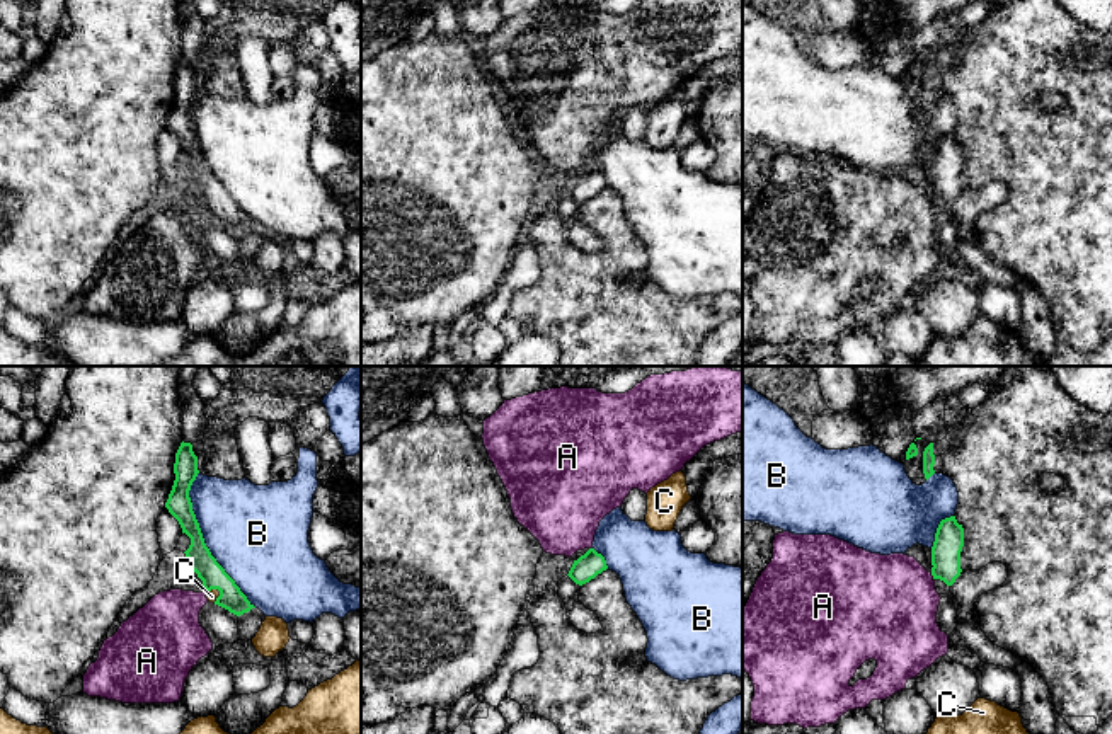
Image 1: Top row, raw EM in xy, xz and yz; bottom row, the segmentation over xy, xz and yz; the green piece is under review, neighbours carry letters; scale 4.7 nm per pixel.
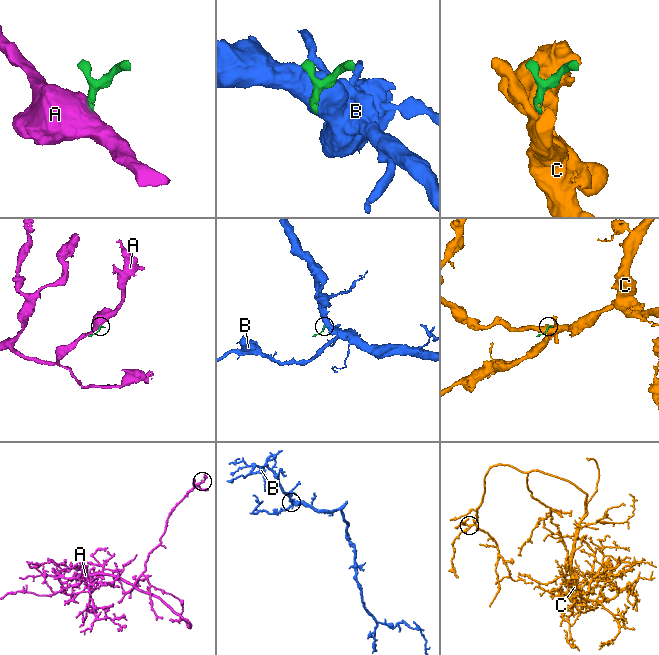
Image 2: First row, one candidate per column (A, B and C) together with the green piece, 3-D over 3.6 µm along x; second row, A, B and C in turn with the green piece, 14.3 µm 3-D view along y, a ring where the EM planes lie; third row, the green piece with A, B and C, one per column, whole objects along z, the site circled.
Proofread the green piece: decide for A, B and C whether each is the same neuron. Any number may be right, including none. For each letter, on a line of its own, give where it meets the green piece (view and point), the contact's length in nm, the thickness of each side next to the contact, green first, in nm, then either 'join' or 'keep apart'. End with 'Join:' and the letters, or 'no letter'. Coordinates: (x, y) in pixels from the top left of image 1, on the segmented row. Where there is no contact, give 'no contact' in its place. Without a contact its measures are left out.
A: yz (932, 574) | 40 nm | 140/460 nm | keep apart
B: xy (203, 540) | 700 nm | 120/440 nm | keep apart
C: xy (220, 595) | 70 nm | 120/50 nm | join
Join: C

